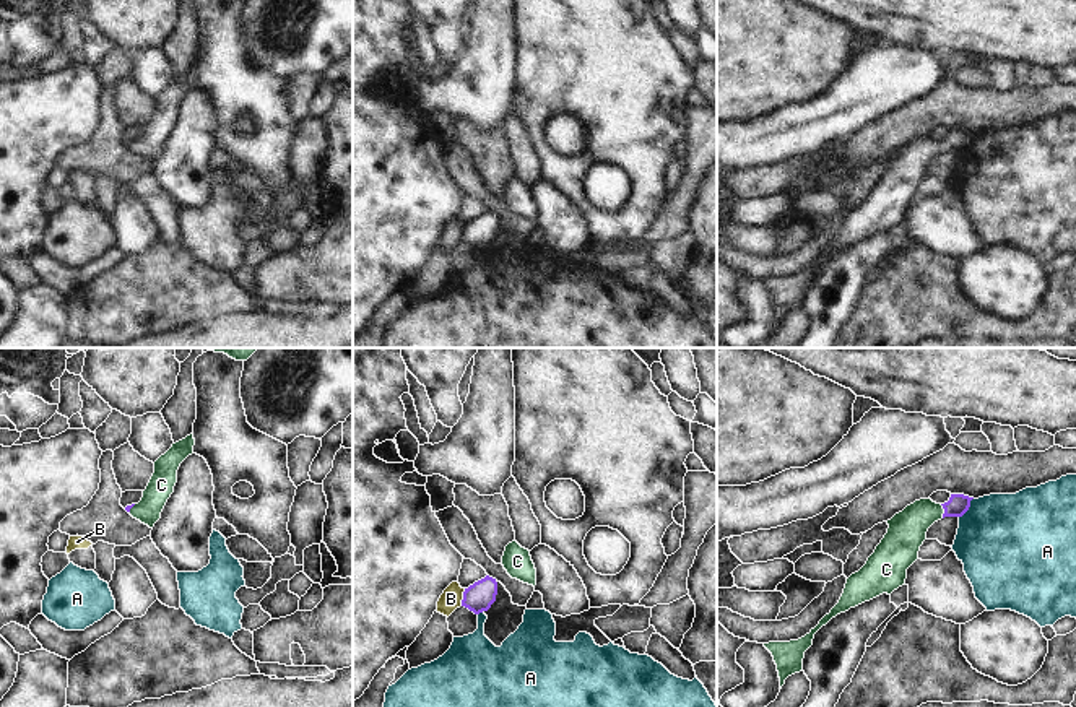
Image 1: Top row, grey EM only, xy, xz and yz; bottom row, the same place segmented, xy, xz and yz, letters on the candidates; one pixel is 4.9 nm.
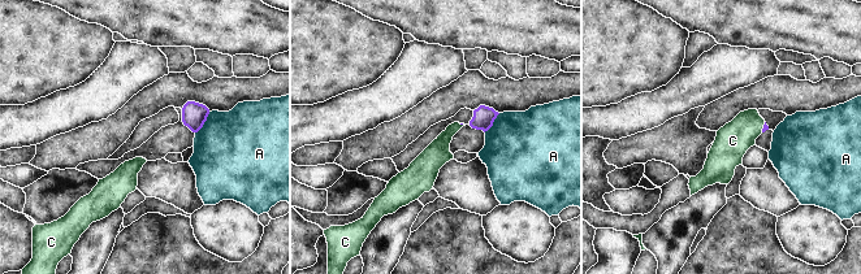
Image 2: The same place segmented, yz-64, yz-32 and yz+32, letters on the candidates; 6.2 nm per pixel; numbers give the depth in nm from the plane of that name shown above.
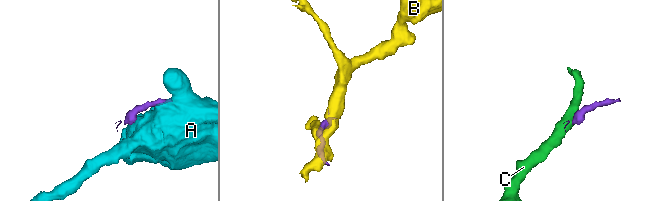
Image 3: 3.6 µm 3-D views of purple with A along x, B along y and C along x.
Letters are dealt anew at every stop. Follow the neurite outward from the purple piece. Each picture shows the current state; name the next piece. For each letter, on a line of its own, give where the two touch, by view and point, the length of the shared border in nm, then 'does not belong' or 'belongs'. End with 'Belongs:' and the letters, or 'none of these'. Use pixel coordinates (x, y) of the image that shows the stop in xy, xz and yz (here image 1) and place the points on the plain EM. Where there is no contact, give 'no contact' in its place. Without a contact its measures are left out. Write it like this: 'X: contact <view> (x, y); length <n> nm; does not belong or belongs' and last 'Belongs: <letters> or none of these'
A: contact yz (967, 143); length 120 nm; does not belong
B: contact xz (464, 233); length 90 nm; does not belong
C: contact yz (945, 147); length 70 nm; belongs
Belongs: C

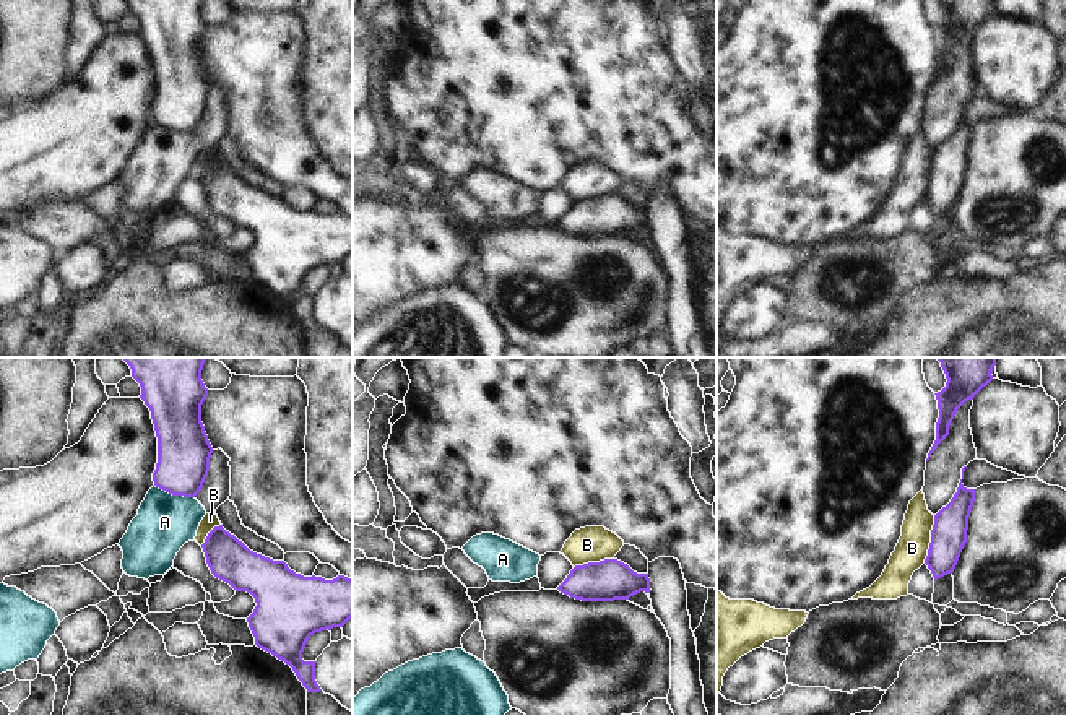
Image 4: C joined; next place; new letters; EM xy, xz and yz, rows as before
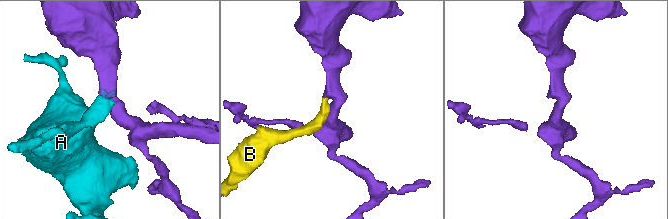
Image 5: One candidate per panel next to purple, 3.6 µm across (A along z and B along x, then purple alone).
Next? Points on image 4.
A: contact xy (174, 130); length 220 nm; does not belong
B: contact yz (931, 176); length 240 nm; belongs
Belongs: B

